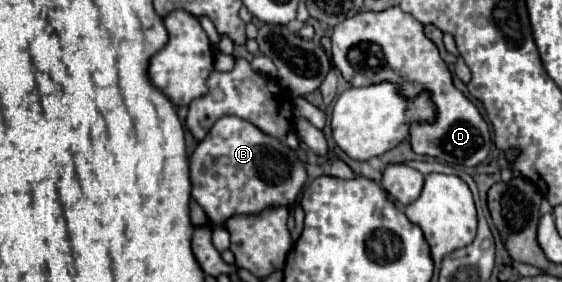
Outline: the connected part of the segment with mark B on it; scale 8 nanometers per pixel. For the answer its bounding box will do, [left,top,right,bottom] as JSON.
[190,117,306,251]

